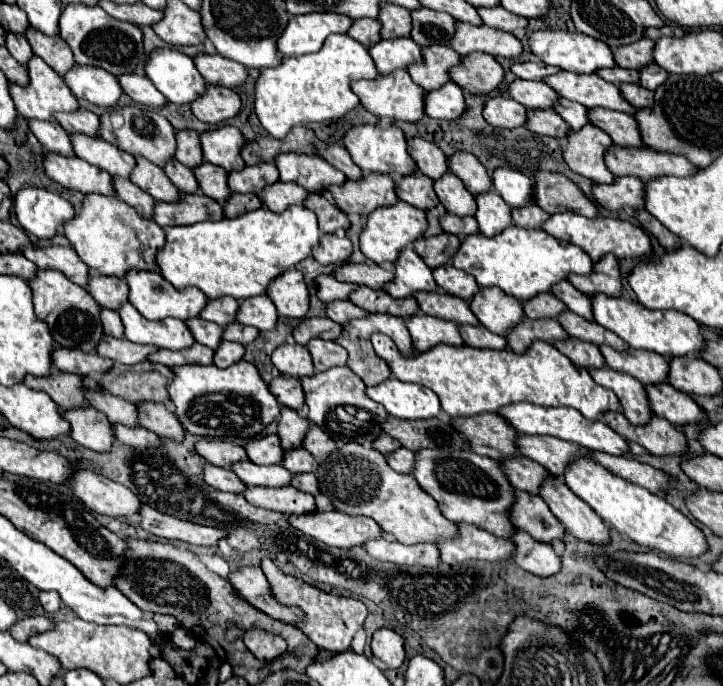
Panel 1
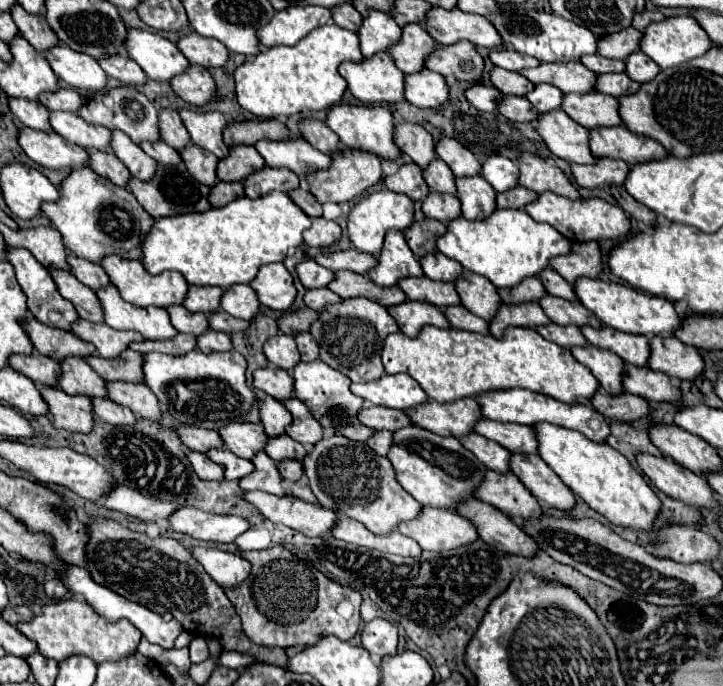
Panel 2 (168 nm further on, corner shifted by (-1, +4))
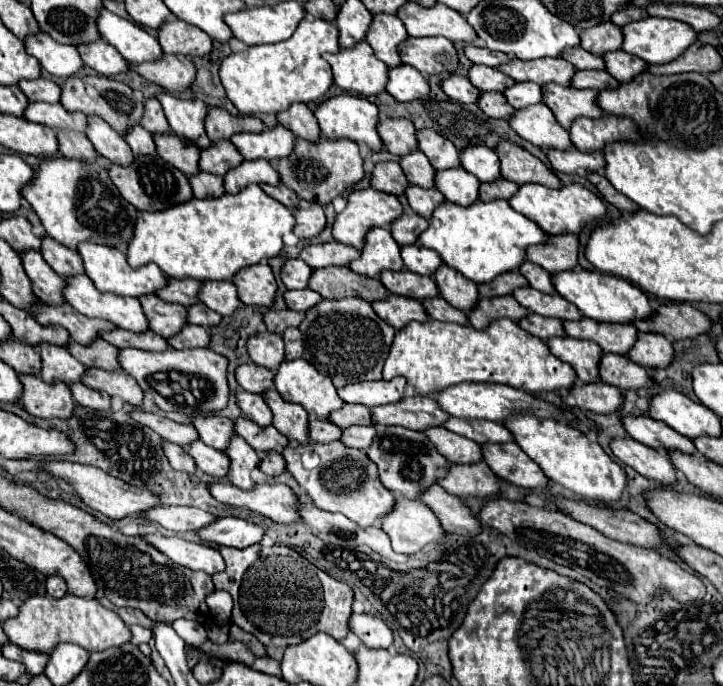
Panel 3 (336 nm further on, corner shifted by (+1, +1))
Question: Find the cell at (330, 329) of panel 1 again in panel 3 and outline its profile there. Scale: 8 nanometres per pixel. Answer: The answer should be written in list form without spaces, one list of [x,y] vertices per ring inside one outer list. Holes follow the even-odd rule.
[[[270,309],[268,313],[264,313],[264,325],[270,333],[282,333],[286,327],[298,327],[302,319],[304,319],[304,313],[294,313],[290,309],[284,309],[284,311]]]

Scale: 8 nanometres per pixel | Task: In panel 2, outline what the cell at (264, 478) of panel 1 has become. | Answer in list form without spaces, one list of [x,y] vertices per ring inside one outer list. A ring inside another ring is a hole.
[[[214,448],[206,456],[210,456],[212,462],[216,462],[224,468],[226,480],[240,480],[240,478],[248,476],[250,472],[254,472],[254,464],[250,460],[244,460],[226,448]]]

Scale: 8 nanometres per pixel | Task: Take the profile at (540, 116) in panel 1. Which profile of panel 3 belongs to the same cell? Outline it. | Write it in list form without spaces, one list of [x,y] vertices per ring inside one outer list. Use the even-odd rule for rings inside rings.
[[[498,91],[482,93],[478,97],[478,107],[492,119],[508,119],[514,113],[514,107],[510,107],[510,103],[506,103],[506,97]]]

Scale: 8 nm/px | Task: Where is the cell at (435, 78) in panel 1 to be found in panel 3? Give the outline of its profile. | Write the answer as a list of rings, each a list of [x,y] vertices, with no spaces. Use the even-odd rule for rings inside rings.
[[[376,13],[370,29],[366,33],[366,41],[368,45],[374,49],[374,55],[384,61],[388,67],[400,65],[398,59],[398,45],[408,37],[404,25],[400,19],[396,19],[396,15],[380,15]]]

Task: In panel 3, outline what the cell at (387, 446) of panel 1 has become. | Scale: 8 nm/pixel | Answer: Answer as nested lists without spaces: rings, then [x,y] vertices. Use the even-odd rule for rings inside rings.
[[[310,419],[310,427],[308,427],[308,437],[314,443],[330,443],[340,439],[342,429],[334,427],[334,423],[326,421],[326,419]]]

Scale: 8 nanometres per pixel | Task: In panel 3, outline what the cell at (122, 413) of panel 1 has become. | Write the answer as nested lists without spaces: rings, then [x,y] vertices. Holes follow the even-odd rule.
[[[38,343],[40,357],[42,357],[42,371],[40,377],[46,383],[52,383],[56,379],[70,383],[80,381],[84,375],[84,365],[76,361],[66,347],[52,345],[52,343]]]

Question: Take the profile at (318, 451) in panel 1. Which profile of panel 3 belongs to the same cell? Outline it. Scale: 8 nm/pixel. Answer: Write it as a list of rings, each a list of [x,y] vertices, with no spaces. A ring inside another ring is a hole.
[[[266,389],[262,393],[264,401],[270,405],[274,417],[272,417],[272,425],[286,437],[296,439],[298,443],[308,443],[308,413],[298,407],[296,403],[286,403],[278,391],[274,389]]]

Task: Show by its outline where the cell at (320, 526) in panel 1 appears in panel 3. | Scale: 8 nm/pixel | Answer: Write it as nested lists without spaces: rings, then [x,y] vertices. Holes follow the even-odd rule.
[[[212,483],[210,495],[224,505],[246,507],[276,523],[298,521],[298,497],[282,483],[262,483],[252,489],[240,489],[232,483]]]

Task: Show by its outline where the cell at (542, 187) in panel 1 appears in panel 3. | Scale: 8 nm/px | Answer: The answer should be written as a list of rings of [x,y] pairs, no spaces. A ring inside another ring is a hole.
[[[500,141],[496,147],[496,153],[500,157],[500,173],[502,177],[522,185],[522,183],[540,183],[552,189],[560,187],[560,179],[534,155],[530,155],[526,149],[510,143]]]

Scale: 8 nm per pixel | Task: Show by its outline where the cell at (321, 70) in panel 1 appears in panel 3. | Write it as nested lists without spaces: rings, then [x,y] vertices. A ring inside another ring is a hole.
[[[306,17],[306,19],[302,19],[298,23],[298,29],[286,41],[272,43],[272,45],[254,45],[254,47],[248,47],[248,51],[230,53],[228,57],[224,57],[222,63],[220,63],[220,81],[222,81],[224,89],[226,89],[228,99],[236,105],[236,109],[242,115],[280,113],[280,111],[286,111],[286,107],[290,103],[294,103],[294,101],[310,103],[310,101],[322,99],[322,95],[332,85],[332,71],[330,71],[330,65],[322,59],[322,53],[326,53],[326,51],[334,53],[338,49],[340,49],[338,29],[334,27],[334,23],[314,19],[314,17]]]

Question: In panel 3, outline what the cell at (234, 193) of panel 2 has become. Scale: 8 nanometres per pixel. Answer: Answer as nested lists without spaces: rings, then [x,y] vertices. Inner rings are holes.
[[[196,173],[188,177],[190,187],[194,197],[198,199],[206,199],[206,197],[220,197],[224,195],[224,187],[222,187],[222,177],[220,175],[212,175],[212,173]]]

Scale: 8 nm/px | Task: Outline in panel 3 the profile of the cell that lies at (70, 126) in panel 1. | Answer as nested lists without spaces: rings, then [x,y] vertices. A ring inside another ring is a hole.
[[[44,77],[38,79],[22,79],[18,83],[20,91],[30,99],[30,101],[46,101],[46,103],[58,103],[60,101],[60,87]]]

